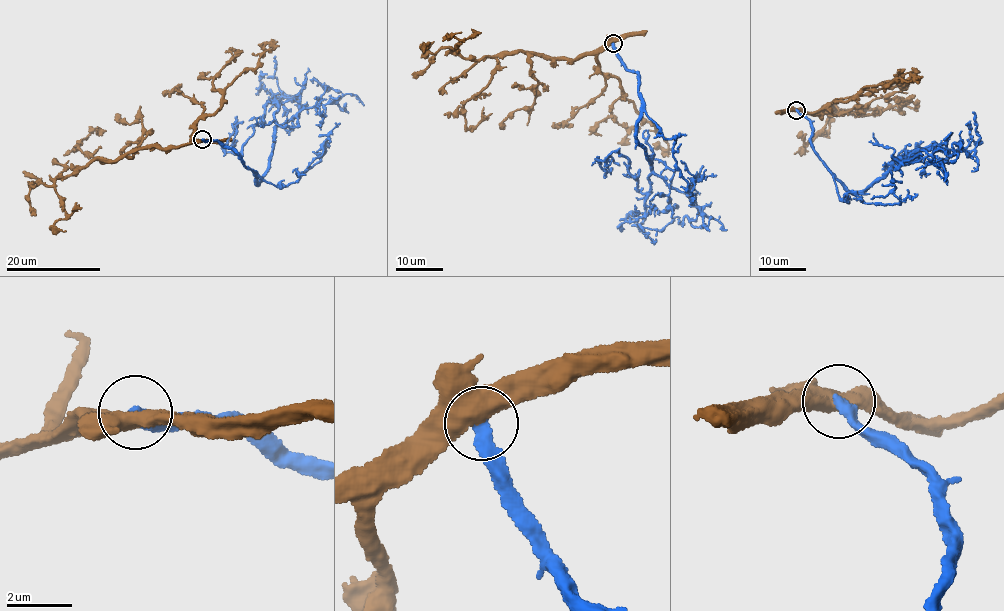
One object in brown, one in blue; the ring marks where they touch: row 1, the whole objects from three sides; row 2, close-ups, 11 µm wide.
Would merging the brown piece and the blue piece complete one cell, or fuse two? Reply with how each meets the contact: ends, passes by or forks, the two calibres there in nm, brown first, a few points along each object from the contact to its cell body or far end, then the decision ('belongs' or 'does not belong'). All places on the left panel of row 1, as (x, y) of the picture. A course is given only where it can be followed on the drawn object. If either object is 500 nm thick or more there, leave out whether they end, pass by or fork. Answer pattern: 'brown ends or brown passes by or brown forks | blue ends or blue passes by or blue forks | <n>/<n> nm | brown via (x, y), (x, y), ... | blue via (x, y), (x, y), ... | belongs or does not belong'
500/400 nm | brown via (202, 140), (94, 159), (60, 177), (55, 189), (67, 214), (53, 226), (66, 230) | blue via (202, 140), (230, 148), (259, 183), (268, 165), (279, 108), (266, 106), (238, 154), (225, 149), (237, 116) | does not belong

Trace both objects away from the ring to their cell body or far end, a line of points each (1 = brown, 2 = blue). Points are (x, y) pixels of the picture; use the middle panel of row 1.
1: (612, 43), (607, 43), (575, 59), (520, 51), (470, 59), (450, 49), (462, 42), (448, 35), (461, 32)
2: (612, 43), (637, 75), (637, 143), (650, 165), (650, 191), (637, 190), (616, 151), (598, 160), (611, 174)

